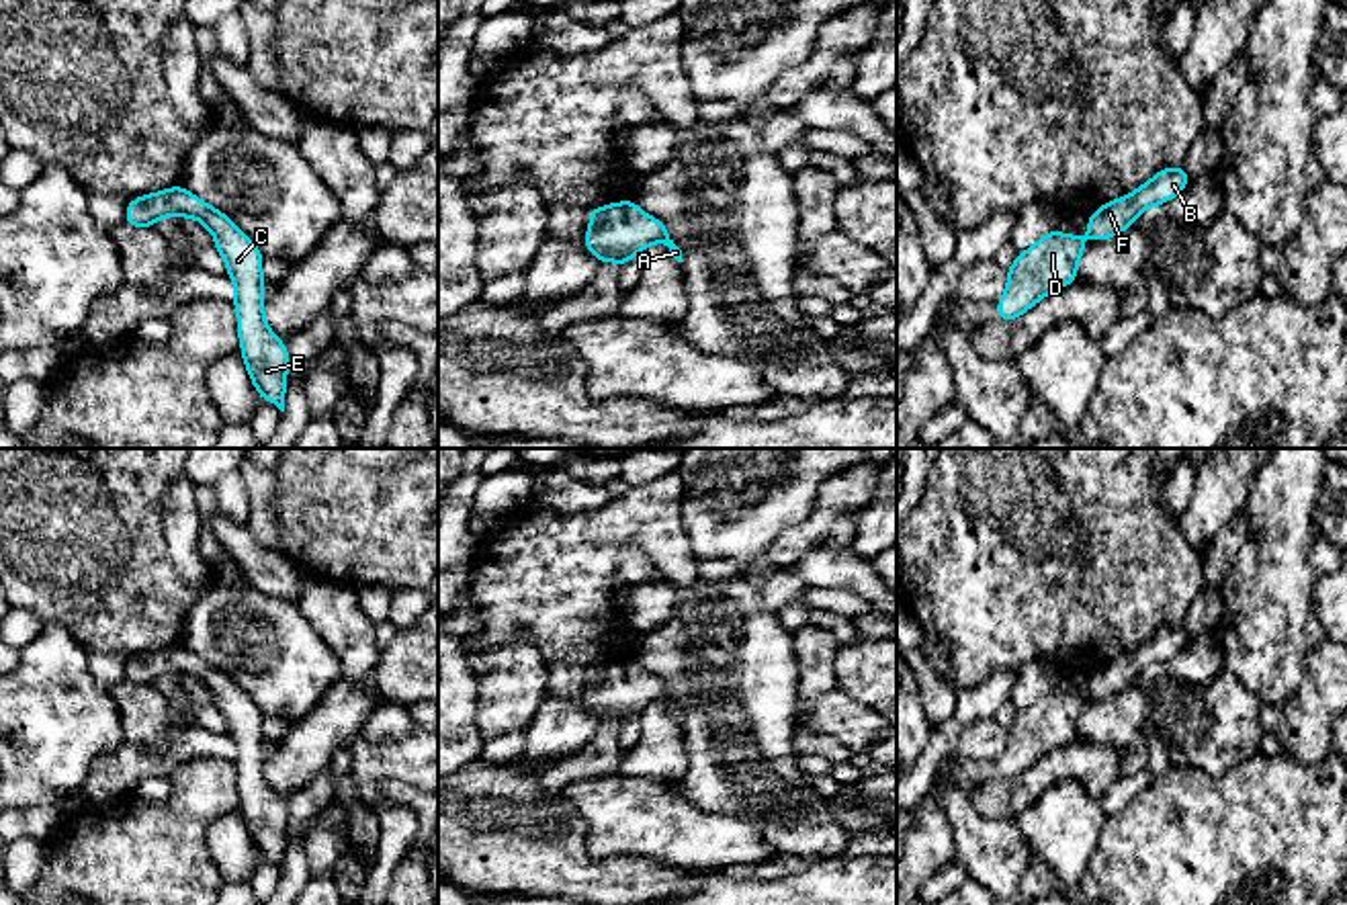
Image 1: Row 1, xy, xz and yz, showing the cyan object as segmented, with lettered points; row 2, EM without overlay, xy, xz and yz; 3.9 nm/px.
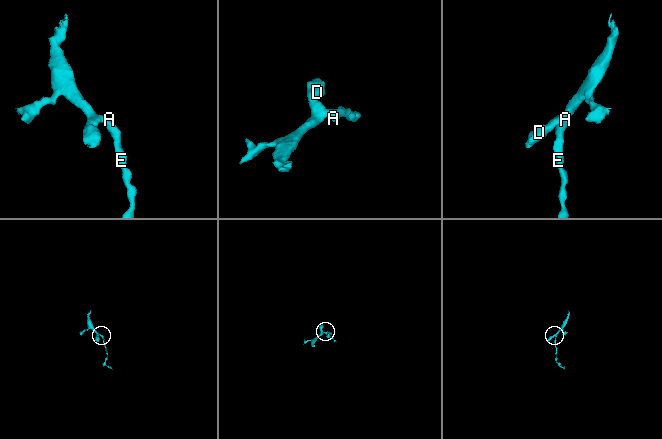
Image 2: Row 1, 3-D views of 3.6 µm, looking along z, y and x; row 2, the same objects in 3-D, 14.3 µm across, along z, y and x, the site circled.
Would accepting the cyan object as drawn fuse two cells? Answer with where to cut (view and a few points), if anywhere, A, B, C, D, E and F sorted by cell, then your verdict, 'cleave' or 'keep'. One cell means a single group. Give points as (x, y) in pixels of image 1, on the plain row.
cut none; groups A B C D E F; keep

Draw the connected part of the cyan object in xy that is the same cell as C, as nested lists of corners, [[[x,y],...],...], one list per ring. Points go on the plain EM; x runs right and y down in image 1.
[[[180,643],[135,655],[125,667],[125,680],[133,686],[154,686],[158,678],[170,674],[197,678],[215,694],[215,708],[223,715],[235,745],[244,823],[258,854],[285,870],[289,811],[264,778],[262,710],[227,674]]]

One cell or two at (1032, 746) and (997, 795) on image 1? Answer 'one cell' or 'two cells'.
two cells

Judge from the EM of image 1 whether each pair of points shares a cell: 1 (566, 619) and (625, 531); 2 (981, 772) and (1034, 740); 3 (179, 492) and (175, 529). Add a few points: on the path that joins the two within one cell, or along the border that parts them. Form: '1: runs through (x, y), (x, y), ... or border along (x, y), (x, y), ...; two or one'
1: runs through (572, 596), (572, 584), (602, 553); one
2: runs through (993, 768), (1008, 766), (1022, 752); one
3: runs through (179, 500), (179, 521); one

